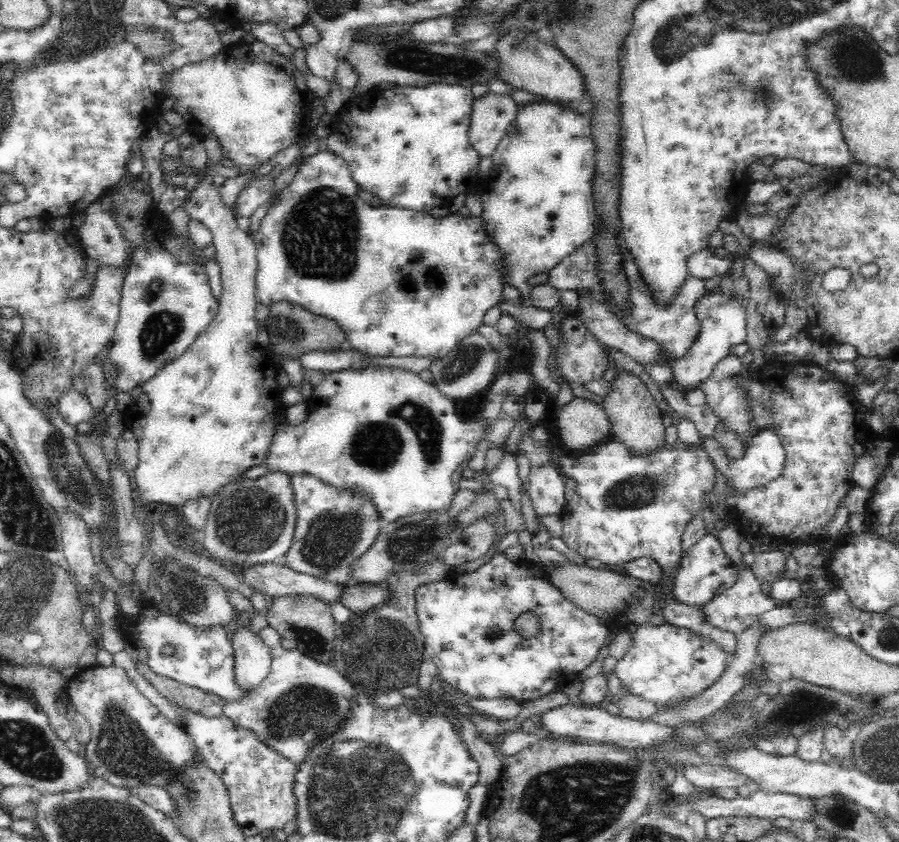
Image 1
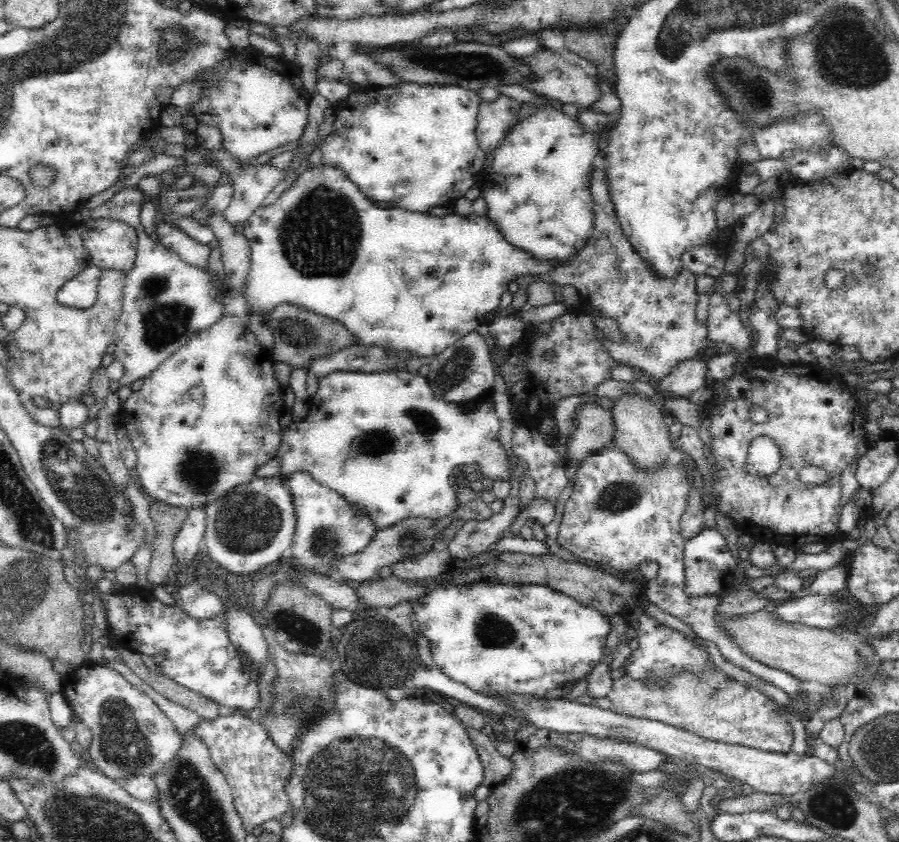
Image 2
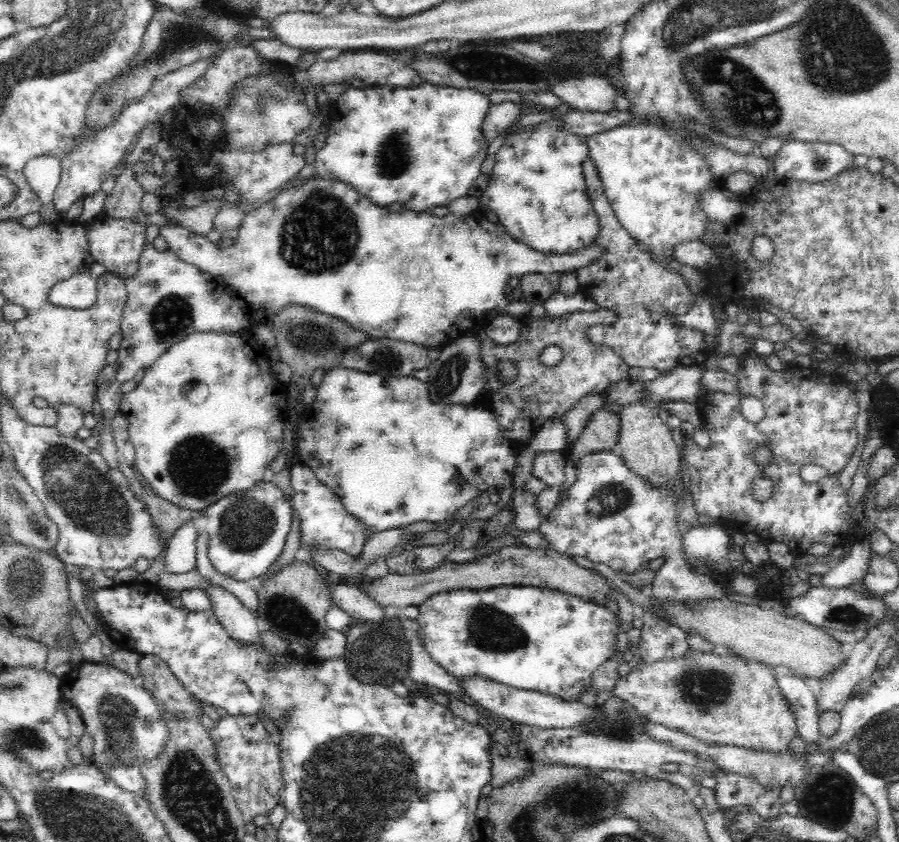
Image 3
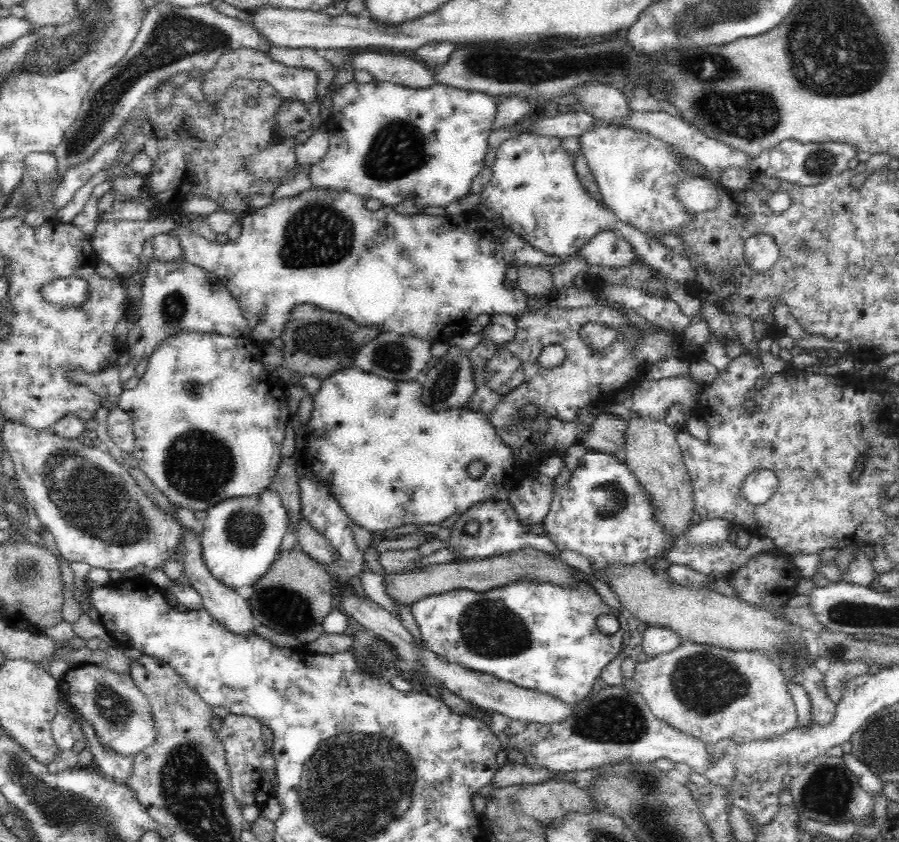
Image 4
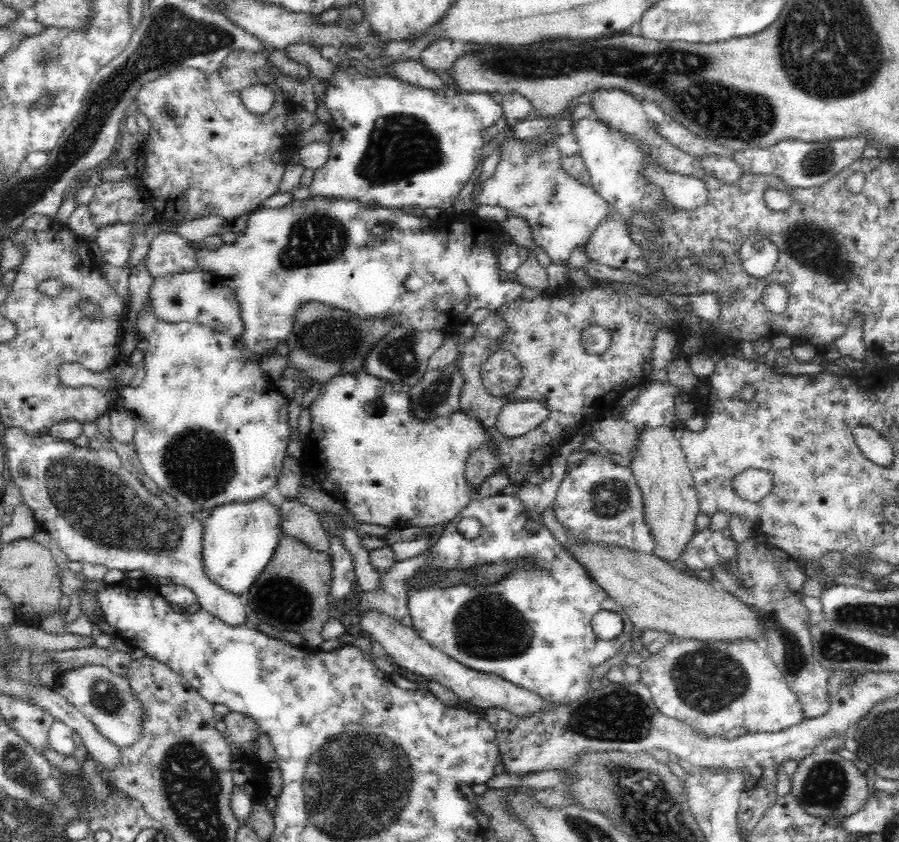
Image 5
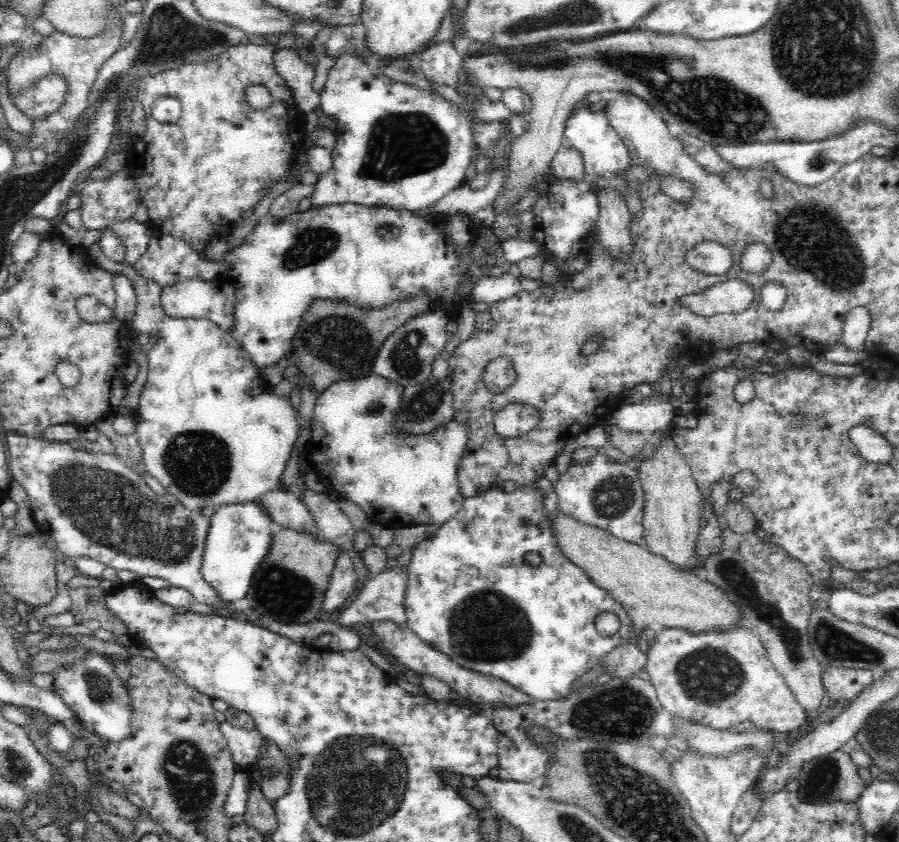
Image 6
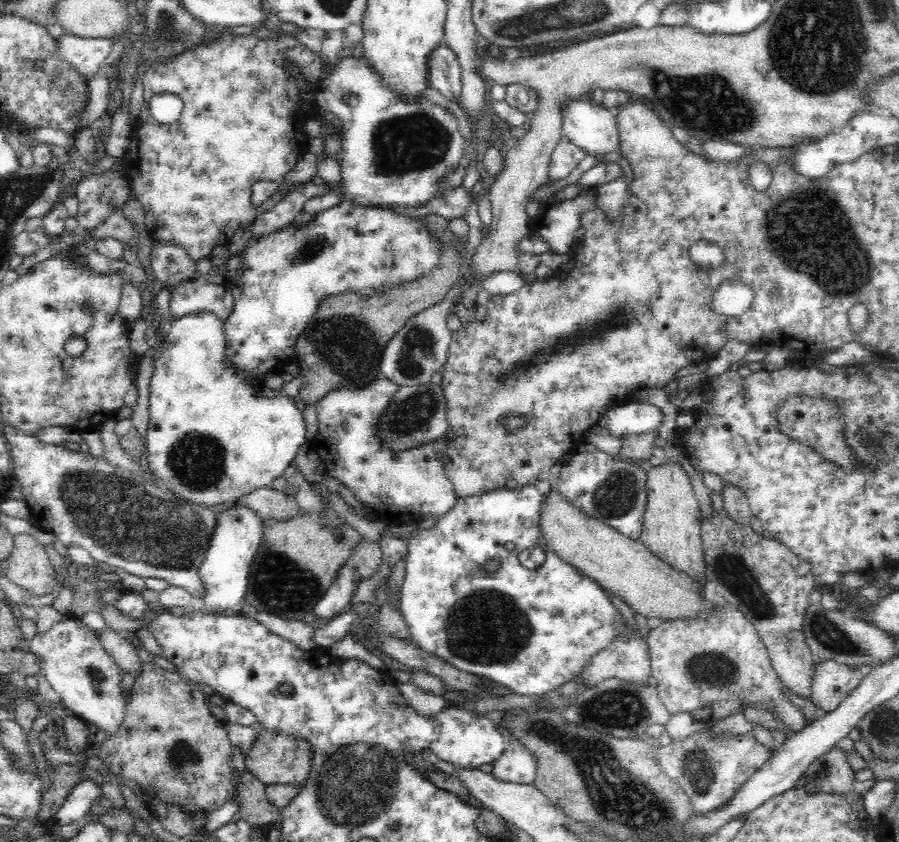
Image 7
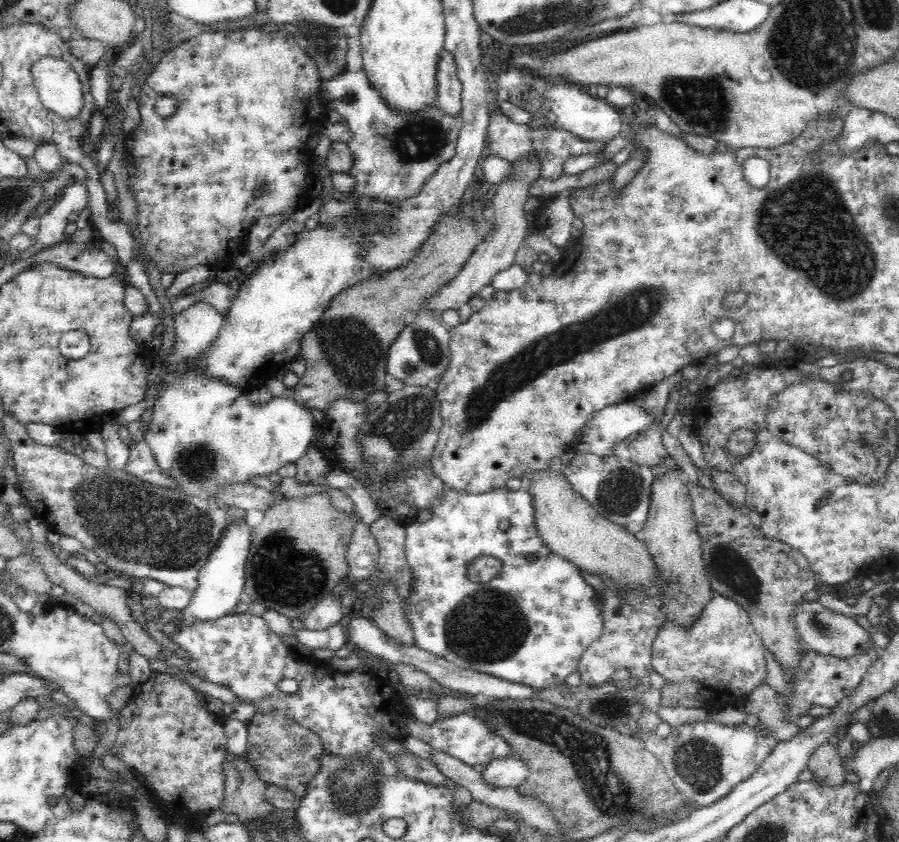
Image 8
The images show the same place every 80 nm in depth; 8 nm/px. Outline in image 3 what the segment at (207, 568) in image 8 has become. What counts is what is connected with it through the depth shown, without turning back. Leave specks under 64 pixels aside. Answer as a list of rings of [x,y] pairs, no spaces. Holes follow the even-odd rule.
[[[269,478],[249,490],[222,498],[204,512],[203,530],[210,537],[208,557],[217,572],[234,580],[246,581],[266,573],[283,553],[294,526],[291,501]]]

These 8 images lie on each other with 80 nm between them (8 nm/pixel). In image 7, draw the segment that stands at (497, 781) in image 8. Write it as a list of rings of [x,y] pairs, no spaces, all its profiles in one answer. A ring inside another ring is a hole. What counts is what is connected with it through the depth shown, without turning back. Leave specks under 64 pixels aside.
[[[501,730],[505,748],[494,764],[491,775],[496,780],[530,784],[537,774],[537,760],[511,733]]]

